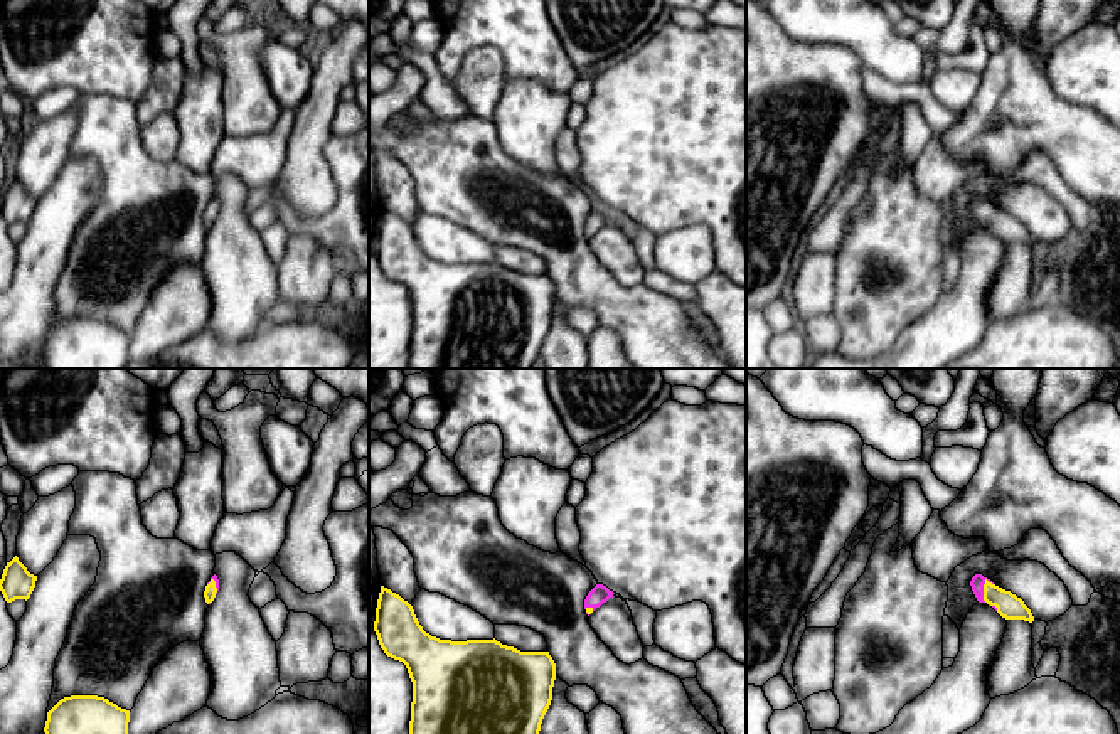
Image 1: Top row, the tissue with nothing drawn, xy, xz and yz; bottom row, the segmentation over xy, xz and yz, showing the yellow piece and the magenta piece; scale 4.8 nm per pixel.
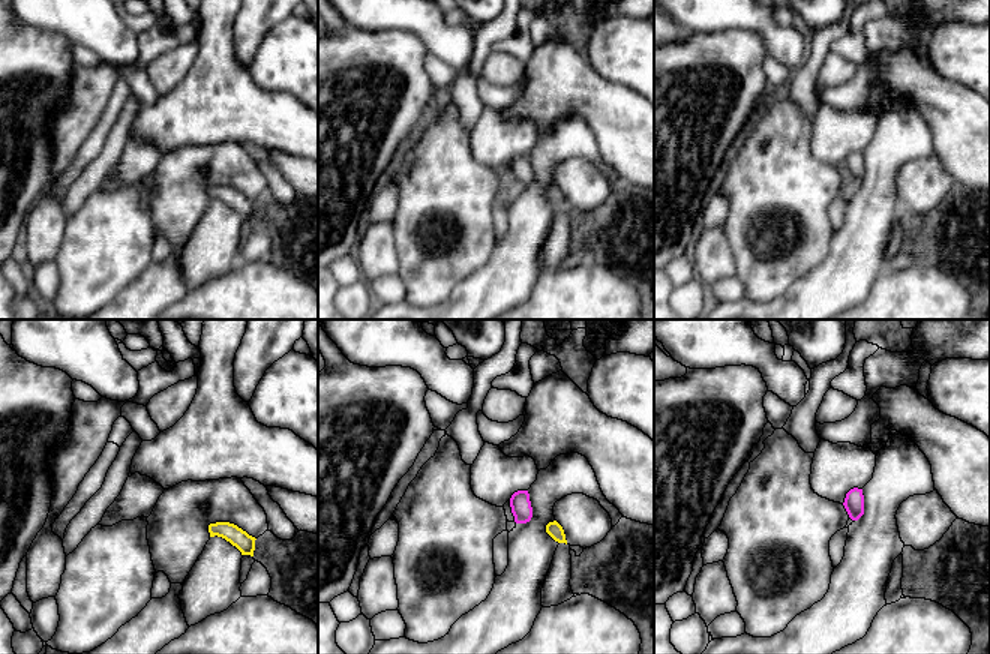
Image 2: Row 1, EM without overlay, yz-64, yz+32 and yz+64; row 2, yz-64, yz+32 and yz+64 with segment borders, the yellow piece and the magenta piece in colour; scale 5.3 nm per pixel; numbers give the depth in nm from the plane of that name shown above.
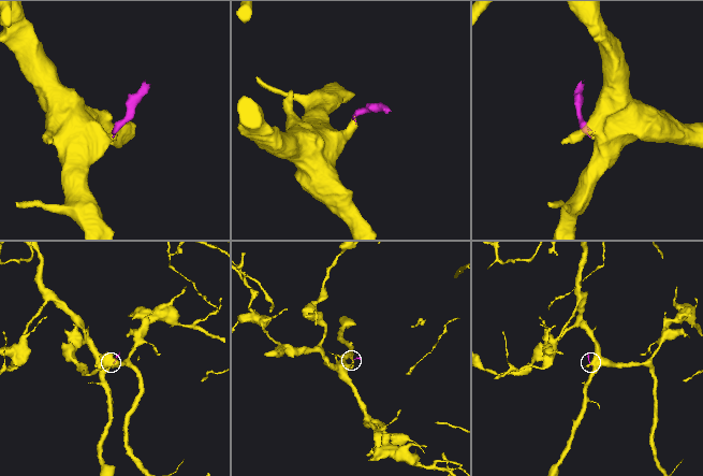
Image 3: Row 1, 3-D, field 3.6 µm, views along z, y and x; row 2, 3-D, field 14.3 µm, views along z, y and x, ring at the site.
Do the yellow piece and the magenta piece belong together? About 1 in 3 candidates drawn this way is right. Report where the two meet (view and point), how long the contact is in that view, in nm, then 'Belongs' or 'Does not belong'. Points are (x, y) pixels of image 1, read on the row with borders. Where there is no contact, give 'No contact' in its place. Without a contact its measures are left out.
Touches yellow at yz (984, 590). Shared border 120 nm. Belongs

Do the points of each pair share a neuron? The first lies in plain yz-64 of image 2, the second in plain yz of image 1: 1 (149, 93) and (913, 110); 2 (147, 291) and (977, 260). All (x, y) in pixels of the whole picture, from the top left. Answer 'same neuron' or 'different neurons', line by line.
1: different neurons
2: same neuron

